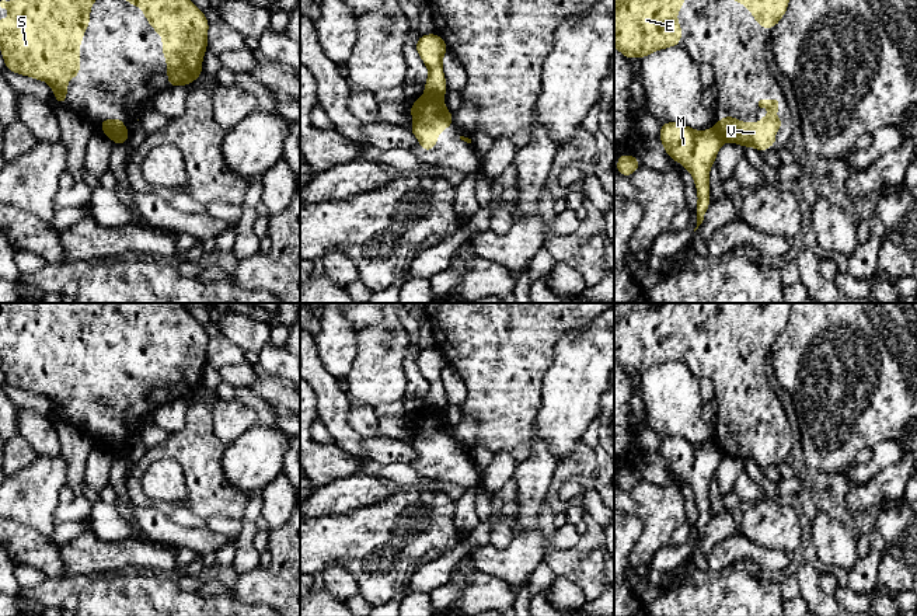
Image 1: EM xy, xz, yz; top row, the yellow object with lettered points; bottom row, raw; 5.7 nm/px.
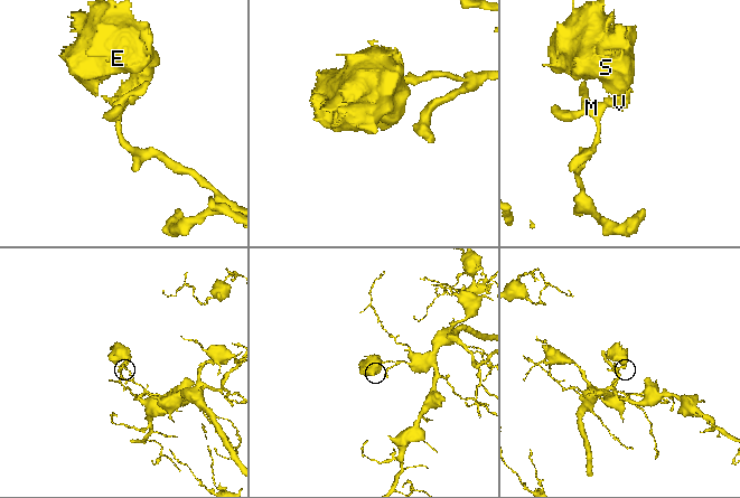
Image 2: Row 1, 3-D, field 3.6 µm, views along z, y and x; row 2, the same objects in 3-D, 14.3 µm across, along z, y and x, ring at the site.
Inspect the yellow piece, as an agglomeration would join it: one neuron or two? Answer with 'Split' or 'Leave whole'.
Split

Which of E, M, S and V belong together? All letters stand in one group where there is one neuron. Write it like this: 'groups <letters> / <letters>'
groups E S V / M

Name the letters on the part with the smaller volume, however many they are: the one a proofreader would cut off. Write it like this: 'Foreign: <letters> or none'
Foreign: E, S, V

